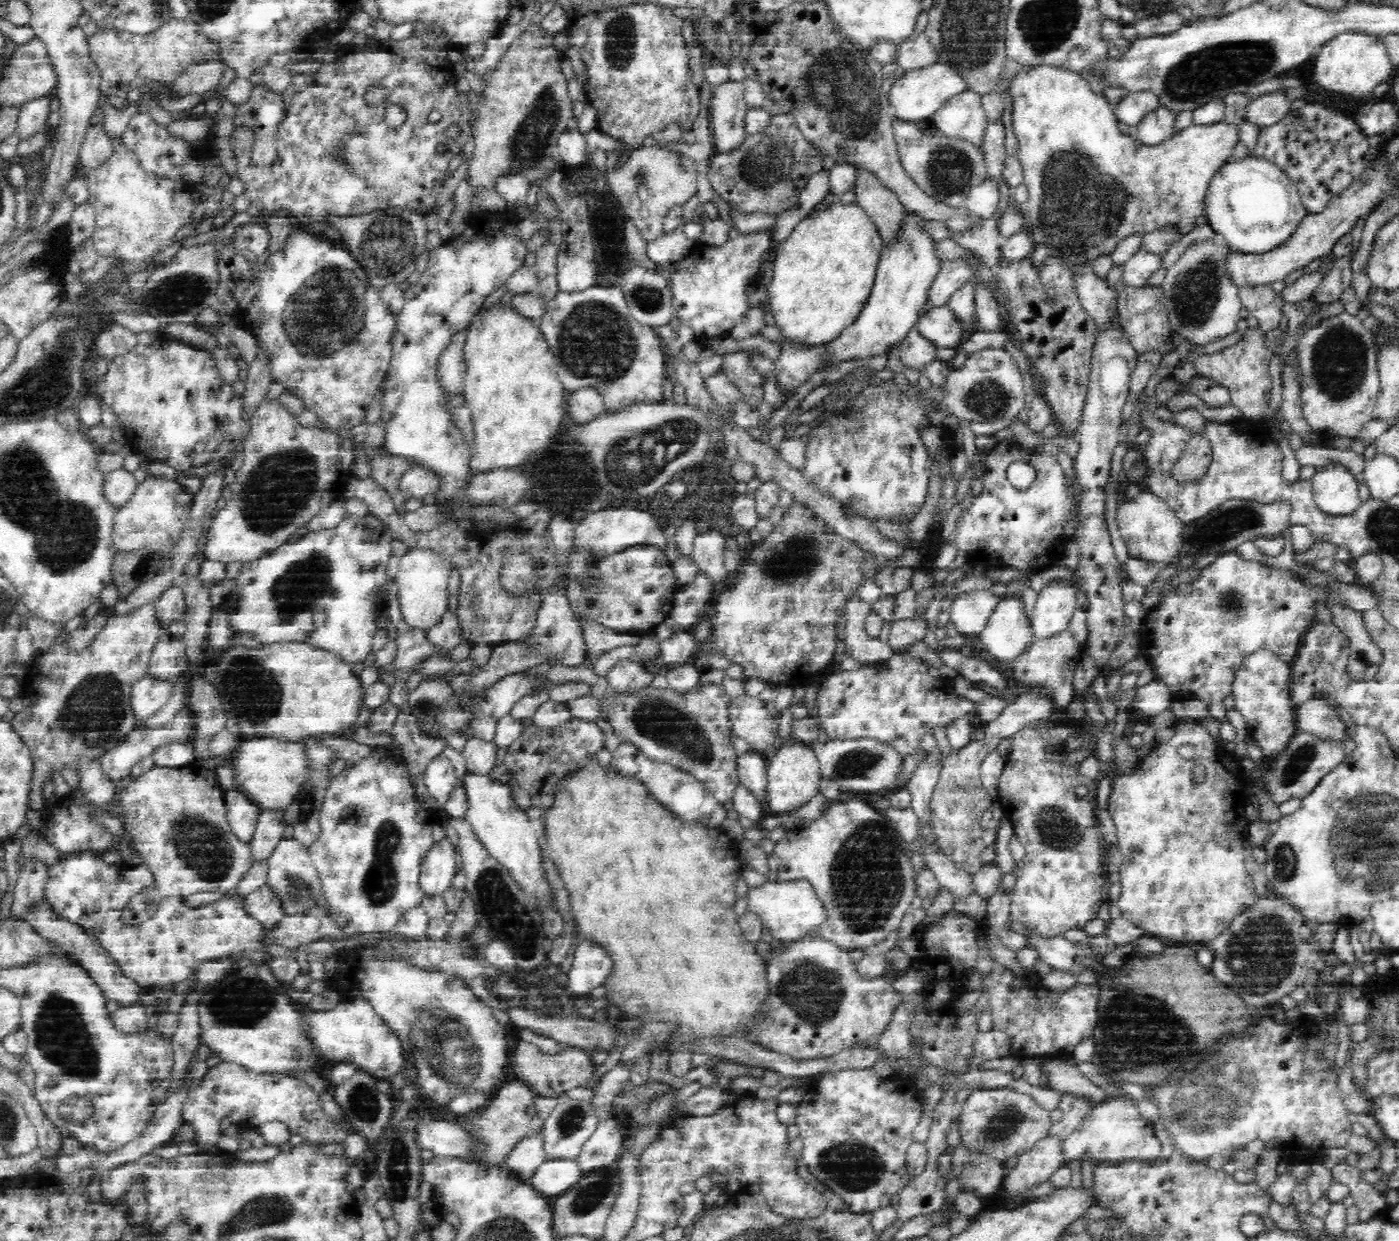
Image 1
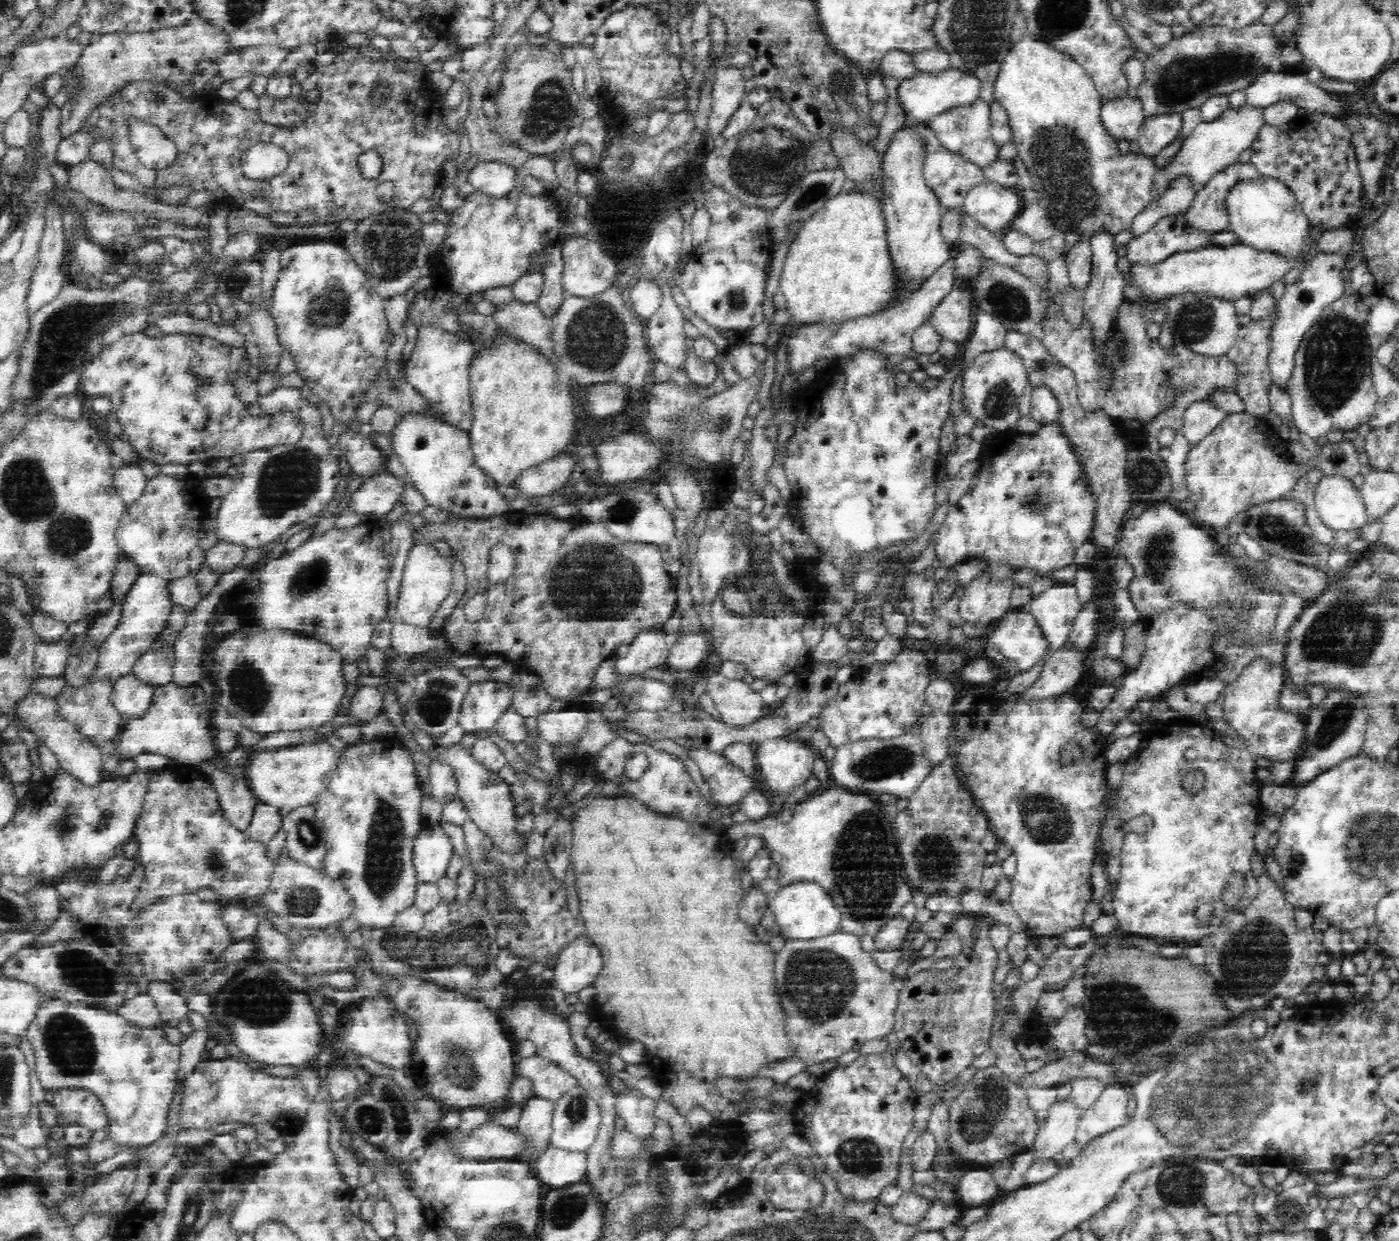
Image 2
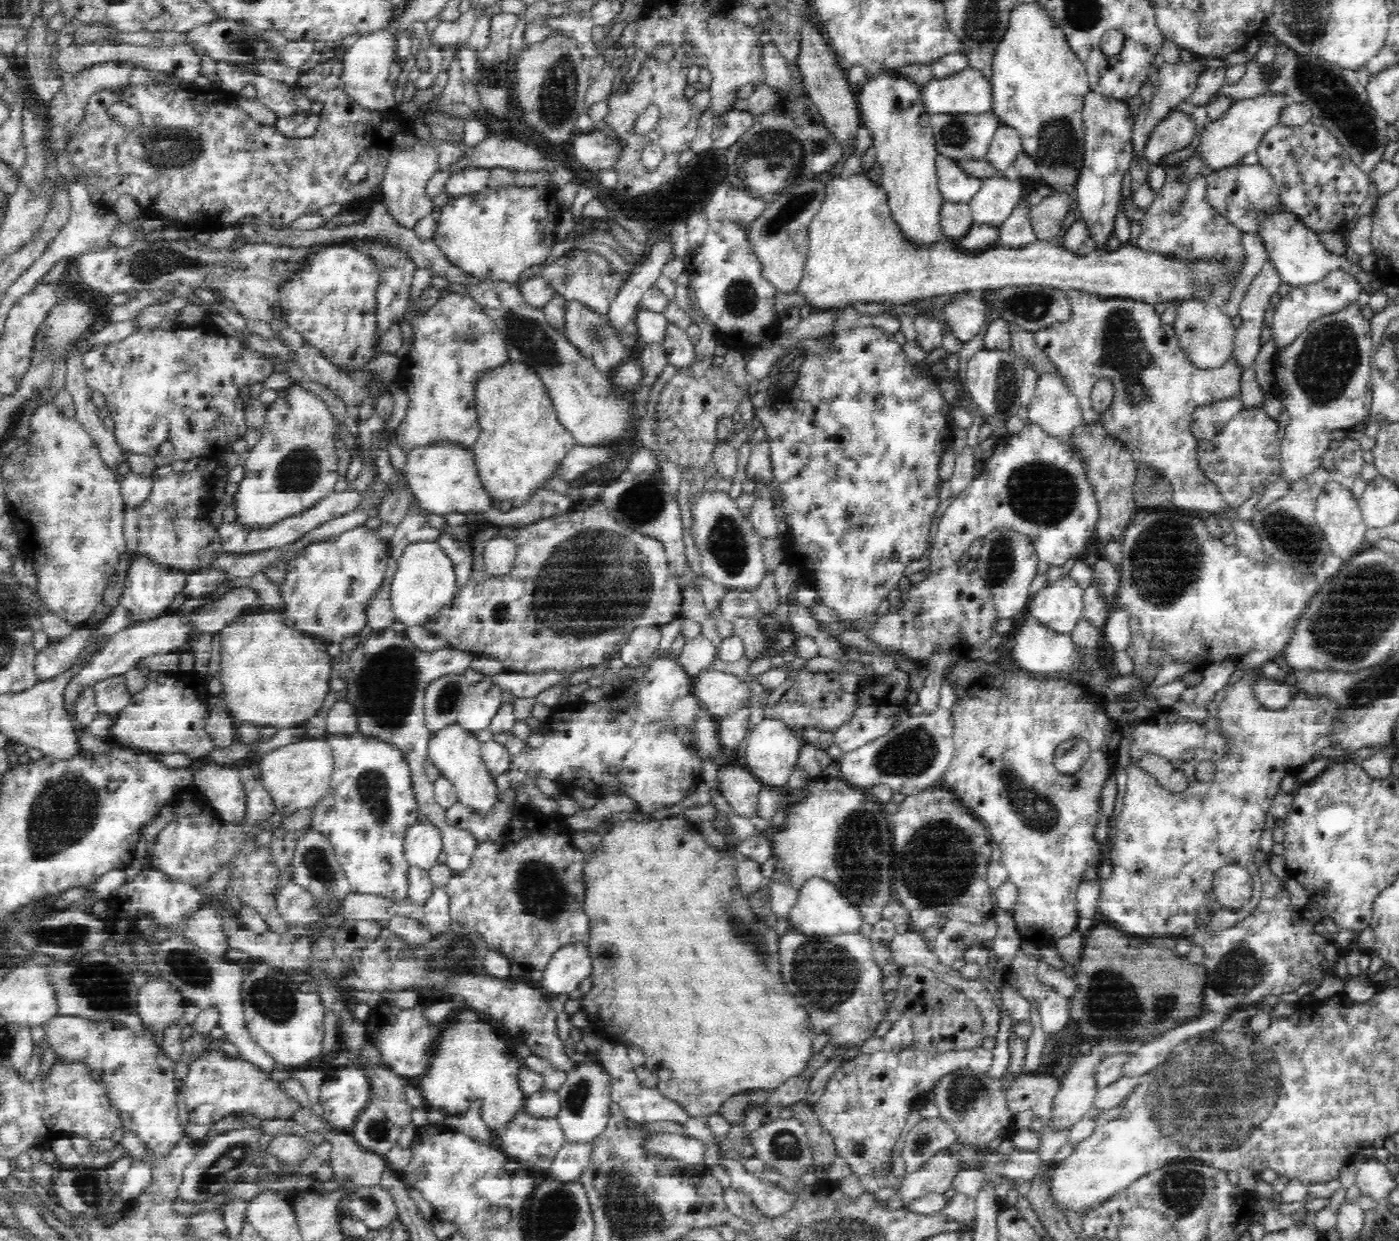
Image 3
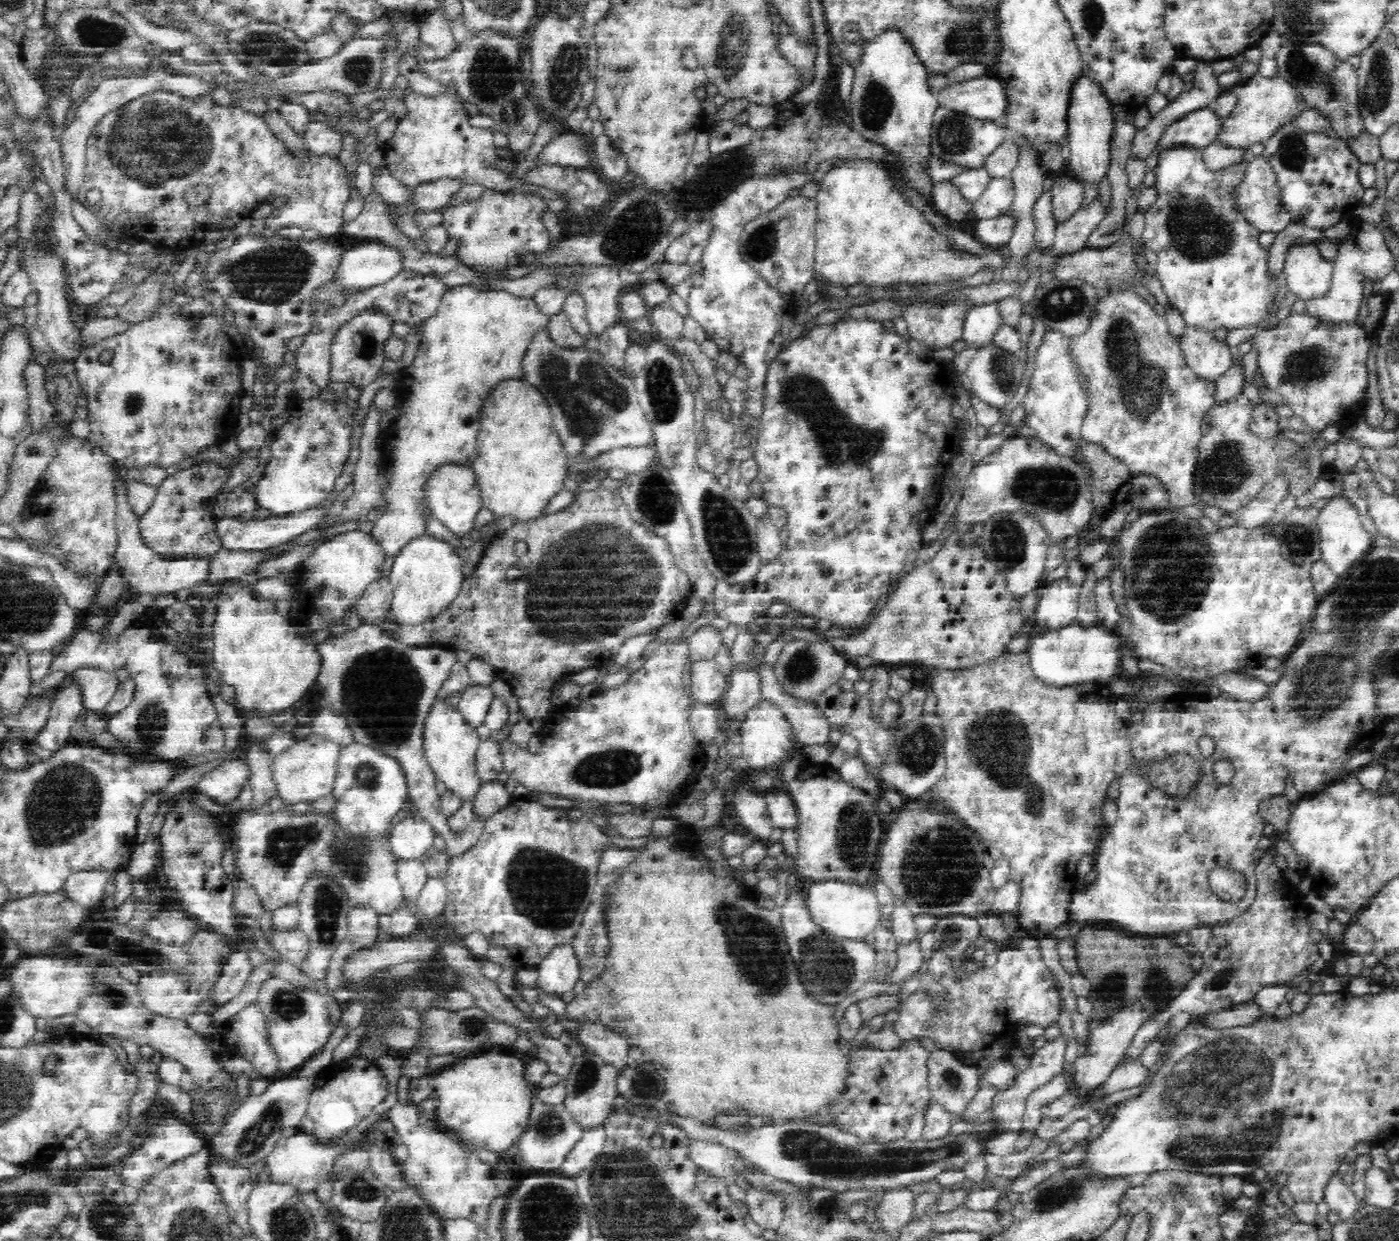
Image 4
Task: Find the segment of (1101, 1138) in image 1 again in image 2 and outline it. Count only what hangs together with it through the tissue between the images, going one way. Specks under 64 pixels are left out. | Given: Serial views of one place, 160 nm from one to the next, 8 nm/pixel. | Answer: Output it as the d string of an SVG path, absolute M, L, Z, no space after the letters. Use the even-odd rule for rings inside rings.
M1108 1083L1096 1102L1090 1104L1082 1115L1076 1139L1078 1147L1084 1146L1090 1138L1128 1120L1129 1114L1125 1109L1130 1097L1129 1083Z

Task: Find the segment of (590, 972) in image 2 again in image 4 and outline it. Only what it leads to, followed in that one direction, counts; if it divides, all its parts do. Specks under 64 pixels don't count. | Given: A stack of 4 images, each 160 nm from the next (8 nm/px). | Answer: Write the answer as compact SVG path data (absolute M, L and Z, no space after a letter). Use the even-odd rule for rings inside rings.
M570 943L552 946L533 967L538 972L536 986L550 994L560 996L579 980L579 966Z

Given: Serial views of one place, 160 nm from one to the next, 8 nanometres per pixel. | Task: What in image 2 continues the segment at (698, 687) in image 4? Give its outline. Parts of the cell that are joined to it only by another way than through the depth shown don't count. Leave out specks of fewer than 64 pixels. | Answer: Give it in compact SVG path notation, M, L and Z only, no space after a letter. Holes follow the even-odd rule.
M721 671L706 678L706 694L712 698L720 721L728 725L756 721L766 708L760 694L752 689L751 679L730 679Z

